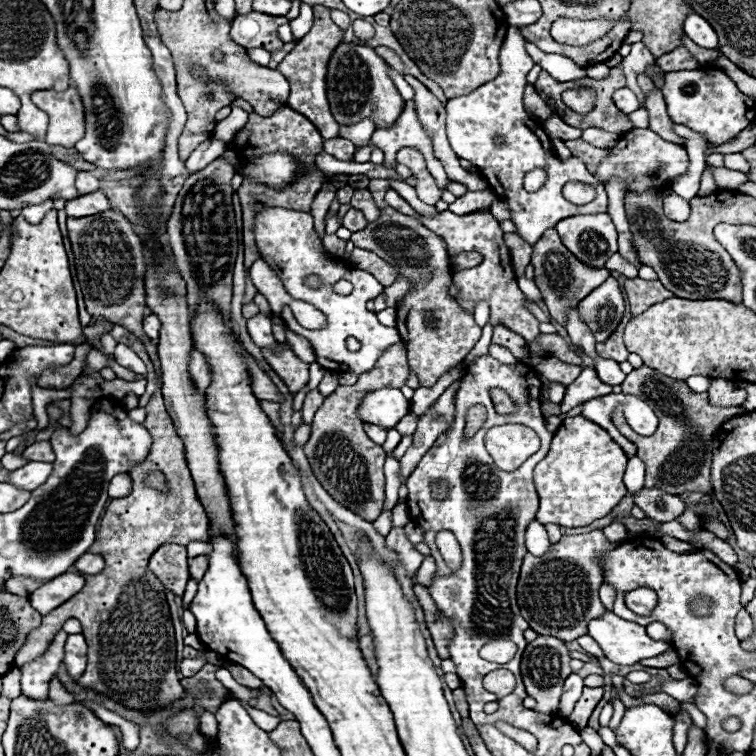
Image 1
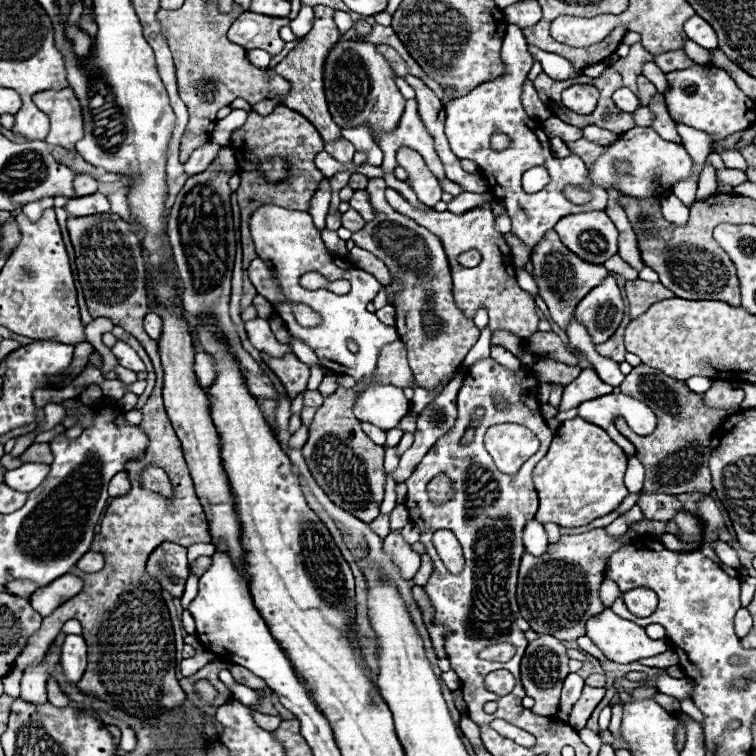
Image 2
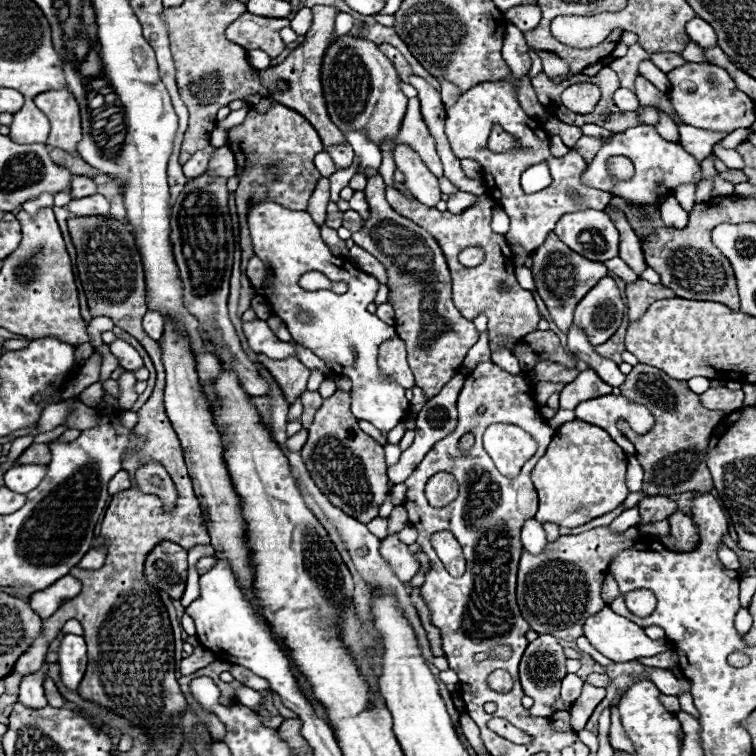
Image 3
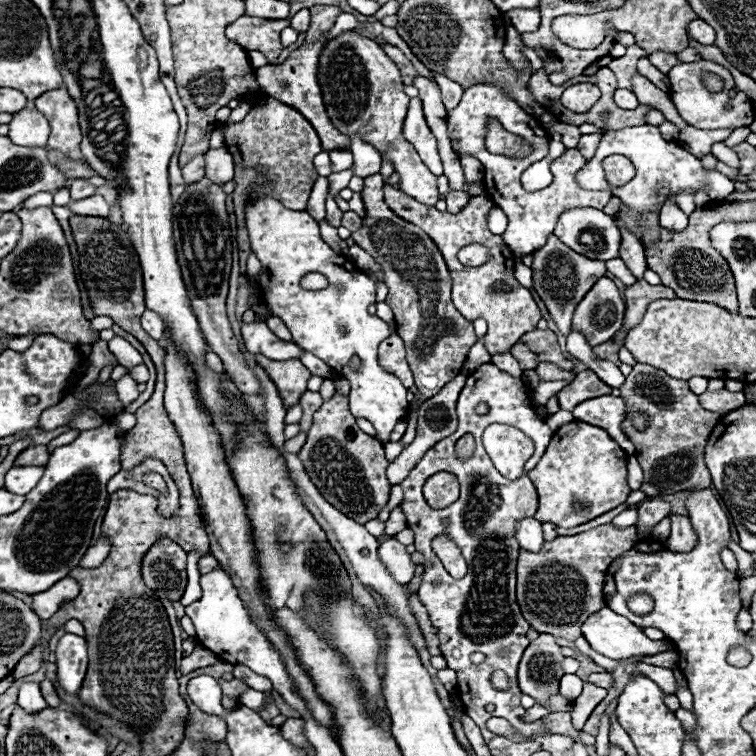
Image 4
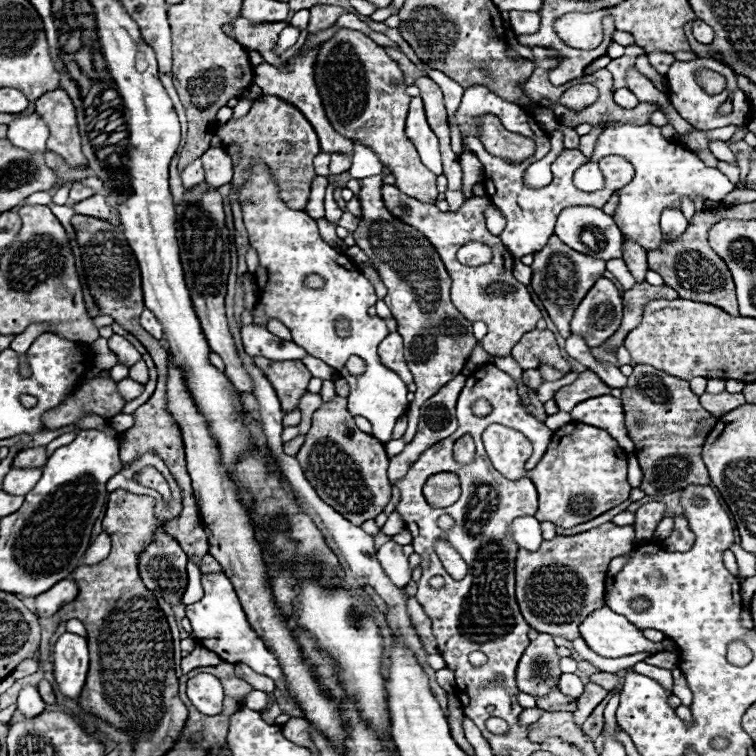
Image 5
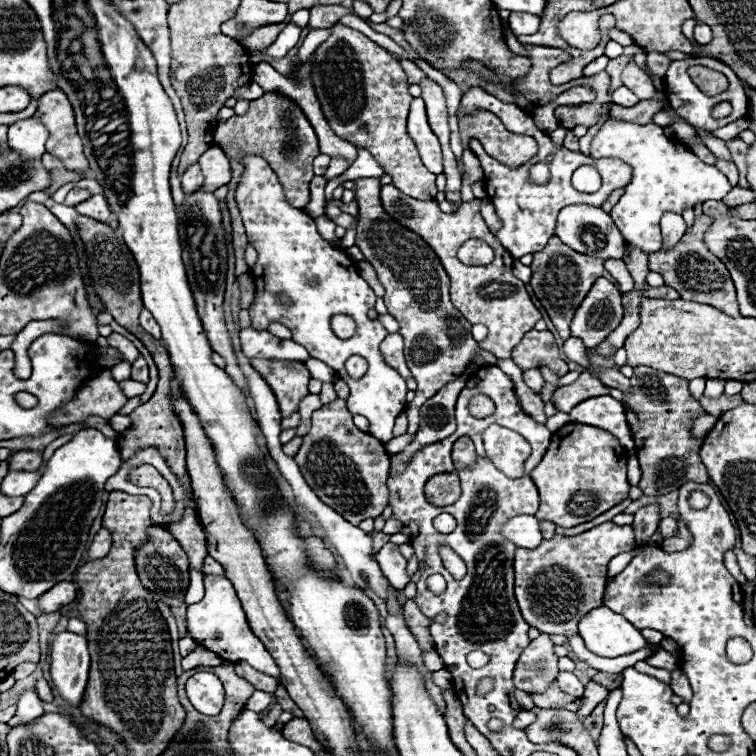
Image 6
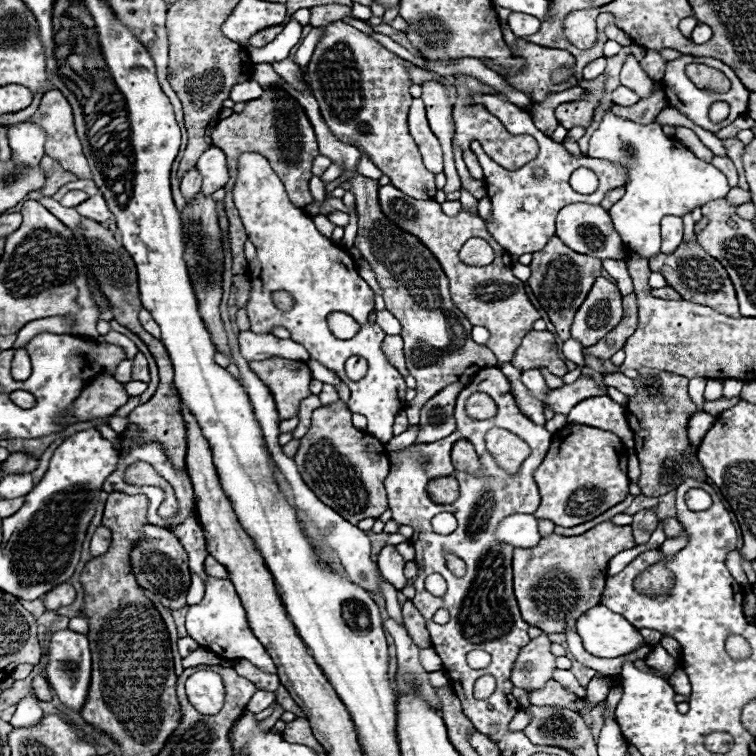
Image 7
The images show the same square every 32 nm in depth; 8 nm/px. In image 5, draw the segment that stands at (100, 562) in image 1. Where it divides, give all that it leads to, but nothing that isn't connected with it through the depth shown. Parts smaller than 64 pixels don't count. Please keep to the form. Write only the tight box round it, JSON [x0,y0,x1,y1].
[82,530,110,566]

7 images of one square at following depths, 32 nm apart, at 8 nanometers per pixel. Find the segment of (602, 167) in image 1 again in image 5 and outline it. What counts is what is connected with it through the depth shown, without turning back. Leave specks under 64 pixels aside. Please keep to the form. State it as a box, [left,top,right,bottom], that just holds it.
[592,124,736,250]

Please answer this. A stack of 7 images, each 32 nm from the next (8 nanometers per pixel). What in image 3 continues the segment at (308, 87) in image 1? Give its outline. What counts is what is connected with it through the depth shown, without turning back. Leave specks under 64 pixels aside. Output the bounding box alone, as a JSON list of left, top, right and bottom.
[260,6,346,148]

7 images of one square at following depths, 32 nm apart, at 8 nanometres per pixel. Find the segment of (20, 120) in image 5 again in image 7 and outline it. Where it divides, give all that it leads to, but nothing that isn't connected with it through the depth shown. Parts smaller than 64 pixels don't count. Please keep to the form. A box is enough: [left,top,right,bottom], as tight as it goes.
[8,124,44,168]

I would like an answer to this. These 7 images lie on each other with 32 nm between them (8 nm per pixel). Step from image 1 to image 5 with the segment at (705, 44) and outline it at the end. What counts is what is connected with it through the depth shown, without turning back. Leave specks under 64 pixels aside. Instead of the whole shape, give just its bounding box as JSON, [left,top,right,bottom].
[694,20,714,44]

